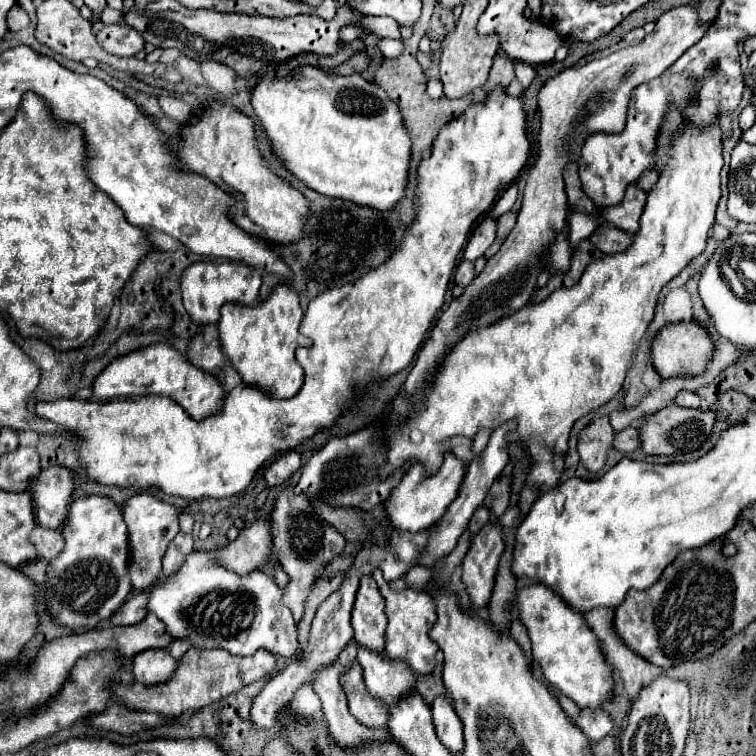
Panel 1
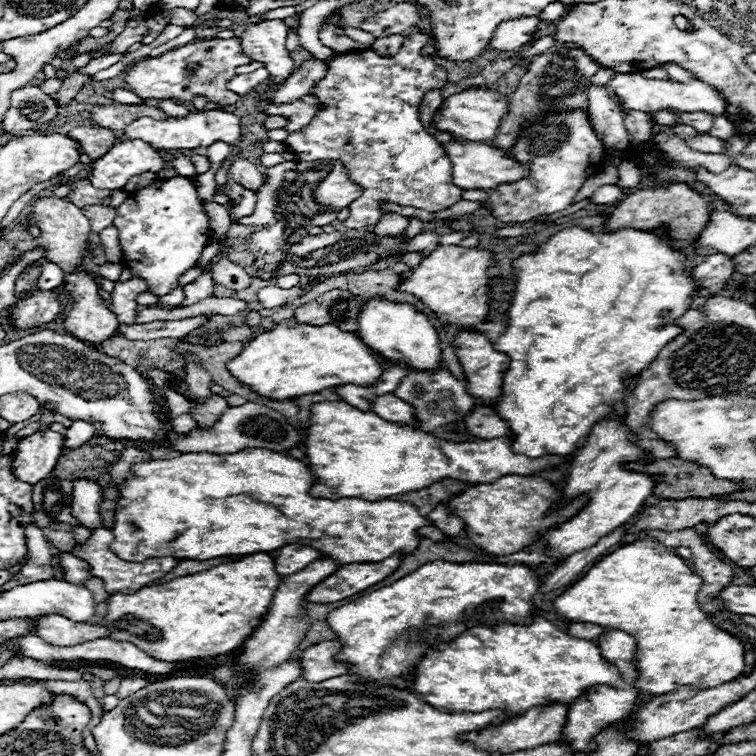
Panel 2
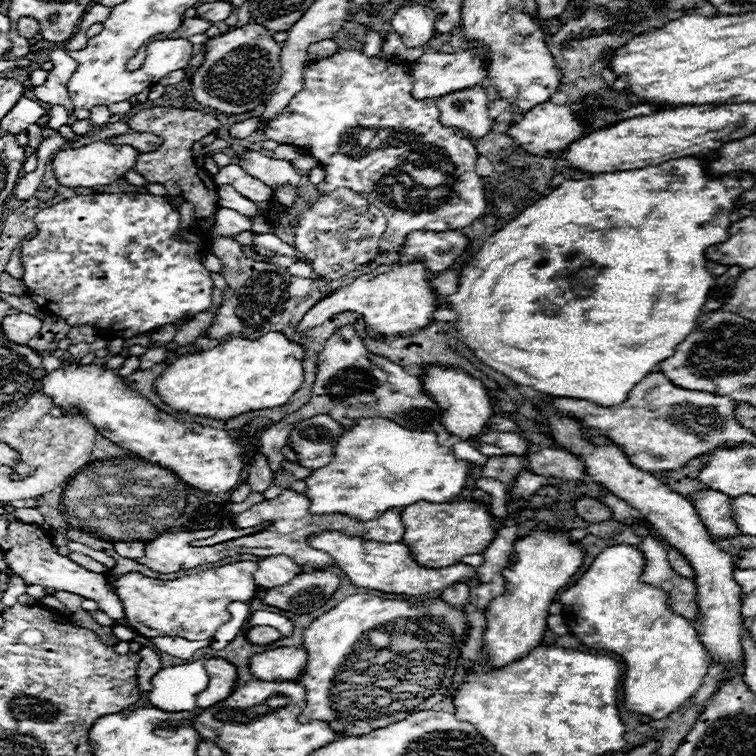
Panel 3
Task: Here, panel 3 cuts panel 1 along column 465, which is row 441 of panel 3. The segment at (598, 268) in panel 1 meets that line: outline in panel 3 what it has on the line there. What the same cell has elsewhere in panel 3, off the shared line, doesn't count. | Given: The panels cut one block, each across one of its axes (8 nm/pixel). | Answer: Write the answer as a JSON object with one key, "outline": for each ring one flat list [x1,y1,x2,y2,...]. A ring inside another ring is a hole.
{"outline":[[362,418,358,424,346,430,346,436,342,436,342,440,338,440,338,444,334,446,334,460,324,468,314,470,304,482,306,496,312,502,312,514,344,514,358,522,364,522,382,516,386,510,404,508,420,500,436,504,450,502,464,490,470,470,472,464,466,460,458,460,452,448,440,446,434,432,412,432,386,418]]}

